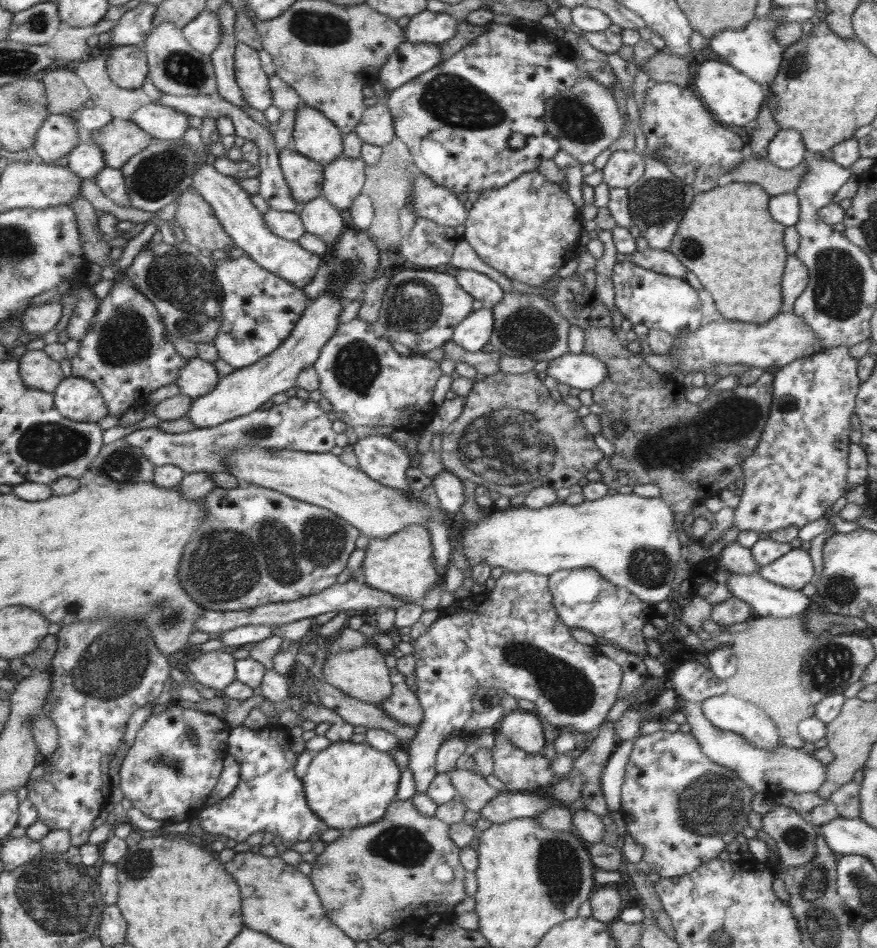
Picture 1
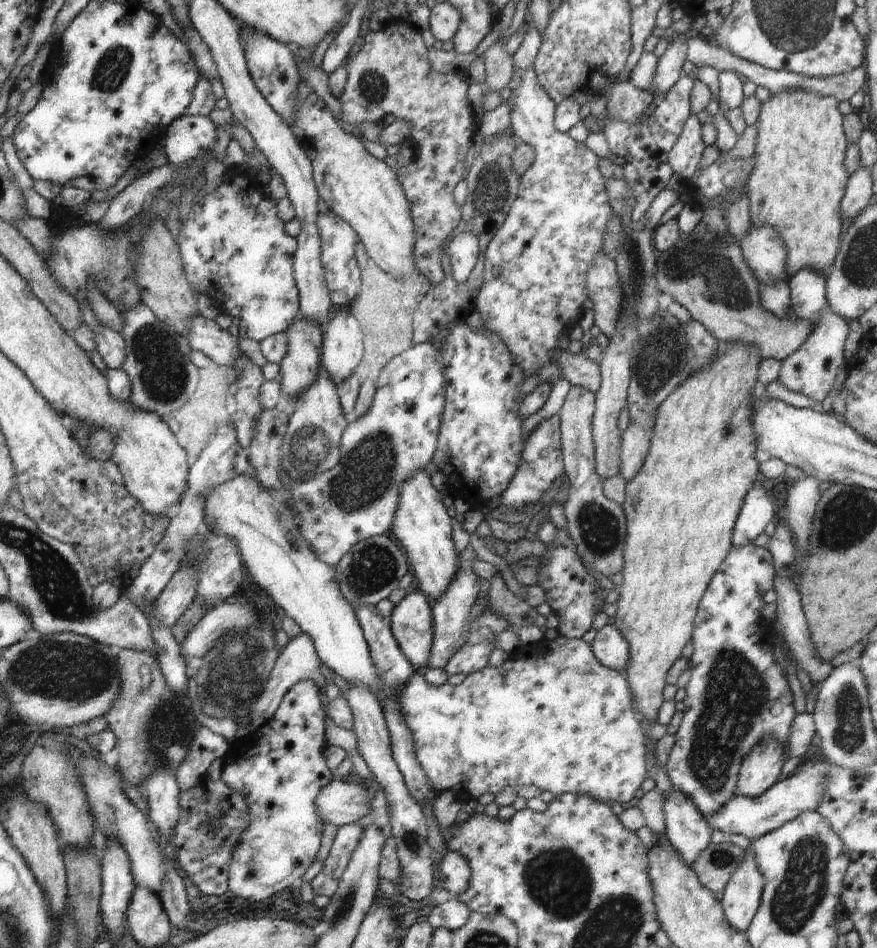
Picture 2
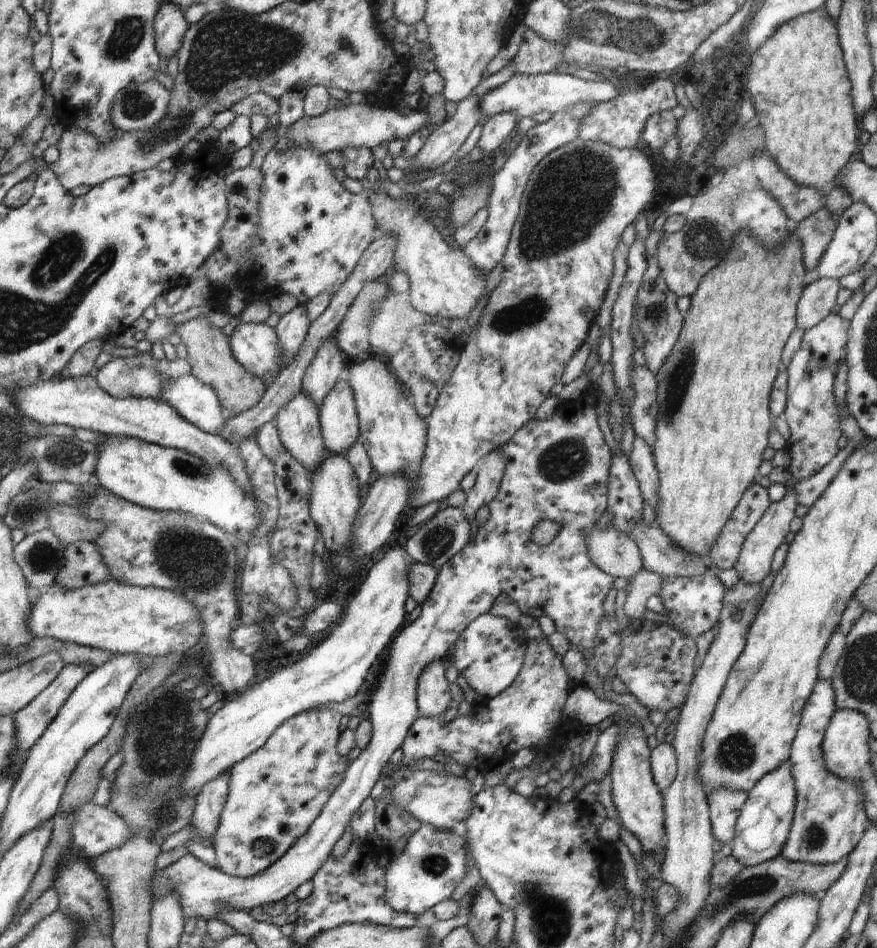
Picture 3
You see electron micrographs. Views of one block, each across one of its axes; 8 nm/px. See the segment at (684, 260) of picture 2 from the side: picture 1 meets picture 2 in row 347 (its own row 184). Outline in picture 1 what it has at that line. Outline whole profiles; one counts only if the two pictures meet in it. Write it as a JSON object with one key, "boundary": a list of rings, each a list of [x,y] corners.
{"boundary":[[[746,153],[740,165],[724,176],[723,182],[761,185],[772,197],[796,192],[796,188],[800,186],[800,178],[804,178],[806,172],[808,167],[804,165],[804,161],[786,170],[772,164],[767,157],[760,158]]]}

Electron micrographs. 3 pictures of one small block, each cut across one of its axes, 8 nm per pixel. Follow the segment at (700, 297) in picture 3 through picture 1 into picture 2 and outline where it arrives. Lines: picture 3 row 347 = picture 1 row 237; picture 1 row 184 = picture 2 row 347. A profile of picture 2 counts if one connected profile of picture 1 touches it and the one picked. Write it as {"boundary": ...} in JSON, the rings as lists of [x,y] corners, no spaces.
{"boundary":[[[744,343],[720,344],[718,353],[711,360],[711,365],[706,365],[703,369],[685,377],[681,383],[659,404],[655,414],[653,424],[653,435],[650,439],[650,446],[646,458],[643,460],[639,471],[629,480],[625,486],[625,500],[622,504],[625,517],[627,518],[626,546],[624,549],[624,566],[622,570],[623,582],[620,584],[620,599],[615,602],[616,613],[614,616],[614,626],[620,631],[624,640],[629,646],[629,665],[627,666],[627,681],[634,691],[634,698],[638,703],[640,712],[645,720],[656,723],[655,718],[664,702],[662,690],[666,686],[666,674],[672,664],[681,657],[682,648],[691,642],[694,619],[697,615],[698,605],[712,580],[716,571],[720,568],[722,562],[728,556],[733,546],[733,530],[736,519],[741,511],[744,499],[749,490],[756,482],[756,476],[760,471],[758,461],[756,461],[755,452],[757,449],[756,433],[753,429],[751,416],[753,415],[753,396],[758,390],[757,376],[759,373],[759,364],[761,363],[761,354],[759,350],[752,345]]]}

